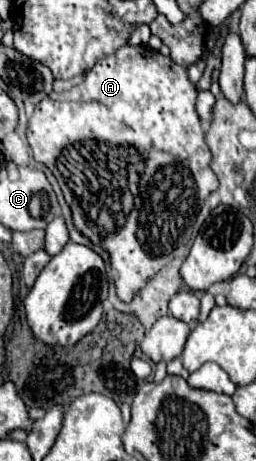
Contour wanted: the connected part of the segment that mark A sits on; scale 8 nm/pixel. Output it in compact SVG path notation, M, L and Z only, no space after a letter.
M121 46L115 54L101 58L91 72L87 74L85 82L75 86L69 94L71 98L65 100L55 100L55 98L43 98L37 106L33 116L29 118L29 126L27 126L27 138L33 150L33 158L41 164L45 164L57 178L63 196L67 200L67 204L71 206L73 212L73 222L75 226L97 246L107 248L109 256L111 256L111 266L115 272L115 284L117 284L117 294L123 302L131 300L131 296L135 296L135 292L139 292L139 288L143 288L143 284L147 284L147 280L151 280L151 276L155 276L155 272L159 272L159 268L163 268L163 264L171 262L173 258L181 256L189 238L191 238L191 230L195 224L195 216L199 214L205 198L209 192L213 192L217 188L217 180L215 174L209 168L211 162L211 152L207 152L207 144L203 140L203 128L201 128L201 120L195 112L195 96L197 96L197 88L195 84L191 84L187 80L187 70L179 64L175 64L169 56L163 56L161 52L155 52L147 46Z

